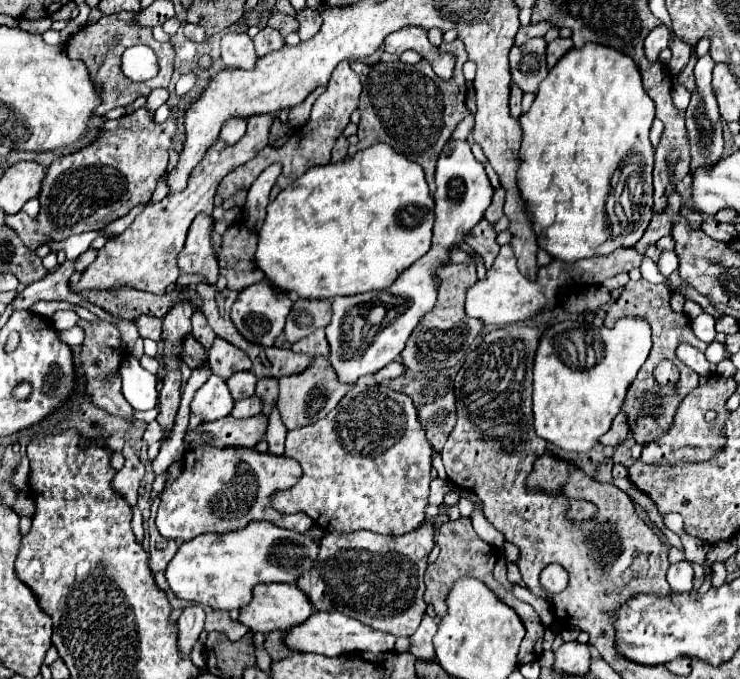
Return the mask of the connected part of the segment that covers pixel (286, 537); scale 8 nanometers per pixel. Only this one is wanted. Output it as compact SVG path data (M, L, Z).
M255 521L239 533L207 533L183 543L169 561L165 577L179 599L231 611L251 601L251 589L257 583L293 583L299 573L311 569L317 553L319 547L307 535Z

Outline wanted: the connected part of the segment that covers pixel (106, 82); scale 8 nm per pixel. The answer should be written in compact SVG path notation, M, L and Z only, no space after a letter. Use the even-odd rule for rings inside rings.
M121 11L109 17L101 17L97 23L93 25L85 25L81 27L67 43L67 57L71 59L79 59L87 65L89 69L89 77L91 83L95 85L99 97L101 97L101 105L93 111L95 117L115 109L115 107L125 107L129 103L133 103L137 97L147 97L153 89L157 87L167 87L171 81L171 73L173 73L173 57L175 57L175 49L171 43L159 43L153 39L151 35L151 27L139 27L135 21L131 23L131 17L137 17L137 13L129 13L129 11ZM137 43L145 43L149 45L157 57L159 57L159 73L157 77L145 81L145 83L133 83L129 81L123 71L121 71L121 55L127 47L133 47Z

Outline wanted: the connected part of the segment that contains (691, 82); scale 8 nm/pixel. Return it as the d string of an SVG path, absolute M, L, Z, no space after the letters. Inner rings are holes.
M695 46L692 48L692 55L691 58L686 65L686 67L678 74L678 85L683 85L685 86L690 92L693 93L695 91L695 78L694 78L694 73L692 70L694 70L695 64L698 60L698 56L695 55Z

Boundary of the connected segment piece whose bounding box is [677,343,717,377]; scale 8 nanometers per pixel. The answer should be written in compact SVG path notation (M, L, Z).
M681 343L681 345L677 347L677 357L679 357L679 361L688 367L695 369L695 373L701 375L701 377L711 377L711 375L715 375L715 369L717 369L717 367L715 367L713 363L709 363L709 361L705 359L705 355L703 355L701 351L697 351L697 349L689 345L689 343Z

